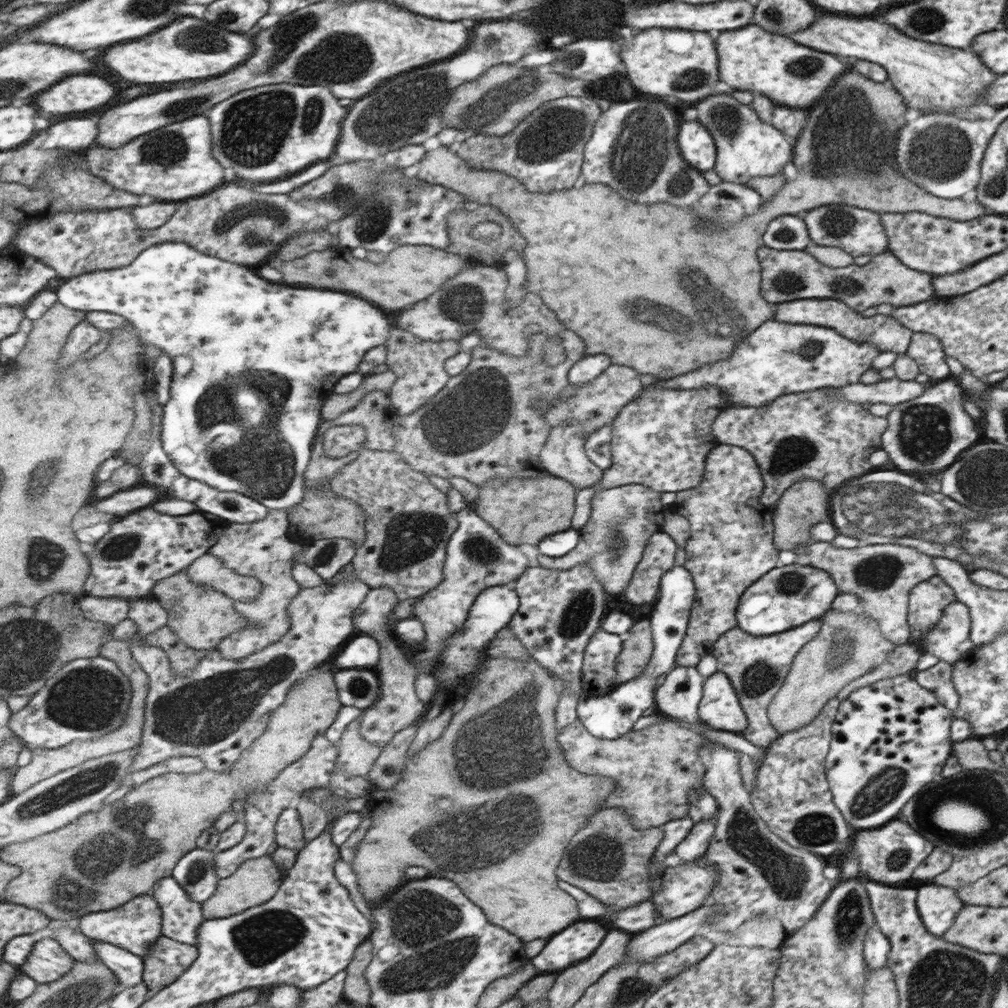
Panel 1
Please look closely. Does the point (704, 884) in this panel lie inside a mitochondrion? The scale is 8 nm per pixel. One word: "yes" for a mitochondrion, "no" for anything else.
no

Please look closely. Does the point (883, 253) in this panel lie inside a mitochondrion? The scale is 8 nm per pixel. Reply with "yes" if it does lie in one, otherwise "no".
no

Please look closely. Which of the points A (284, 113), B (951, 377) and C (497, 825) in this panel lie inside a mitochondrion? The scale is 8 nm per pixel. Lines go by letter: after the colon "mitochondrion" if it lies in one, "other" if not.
A: mitochondrion
B: other
C: mitochondrion

